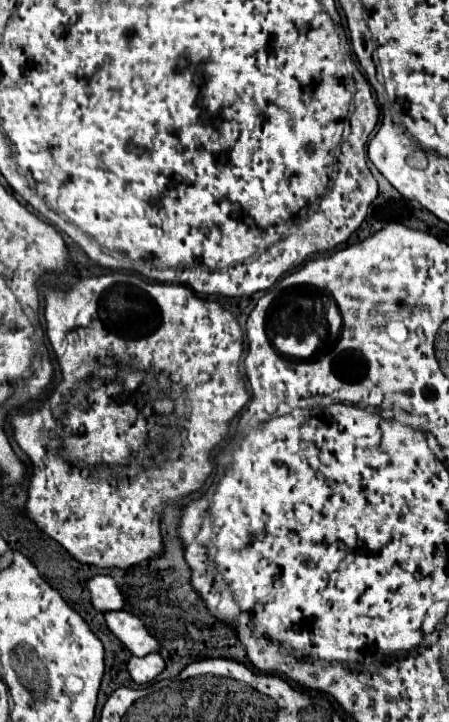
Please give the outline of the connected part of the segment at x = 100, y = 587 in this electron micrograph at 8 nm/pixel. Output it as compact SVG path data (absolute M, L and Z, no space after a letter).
M92 576L86 580L86 588L92 598L92 606L100 612L106 610L120 610L122 608L122 596L112 580L112 576Z

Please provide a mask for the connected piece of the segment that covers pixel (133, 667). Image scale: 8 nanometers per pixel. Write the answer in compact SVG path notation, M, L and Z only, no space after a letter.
M150 652L148 656L142 656L142 658L132 656L128 660L128 672L136 684L146 684L154 680L162 670L164 670L164 660L156 652Z

